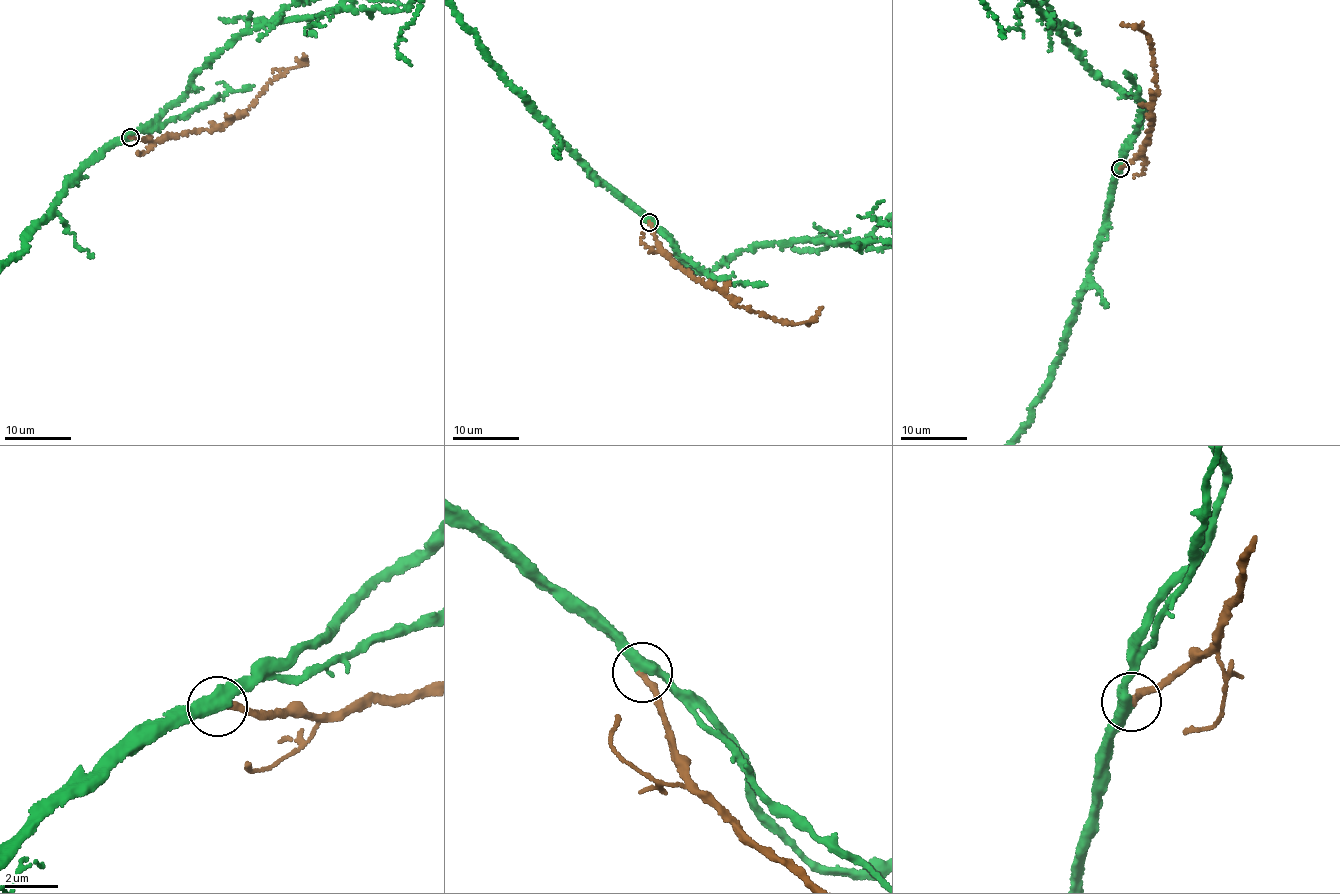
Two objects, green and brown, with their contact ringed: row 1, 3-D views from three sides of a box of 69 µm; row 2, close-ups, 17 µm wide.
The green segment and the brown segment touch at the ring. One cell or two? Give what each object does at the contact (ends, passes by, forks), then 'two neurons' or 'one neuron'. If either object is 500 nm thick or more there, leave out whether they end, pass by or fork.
green passes by; brown ends there; one neuron

